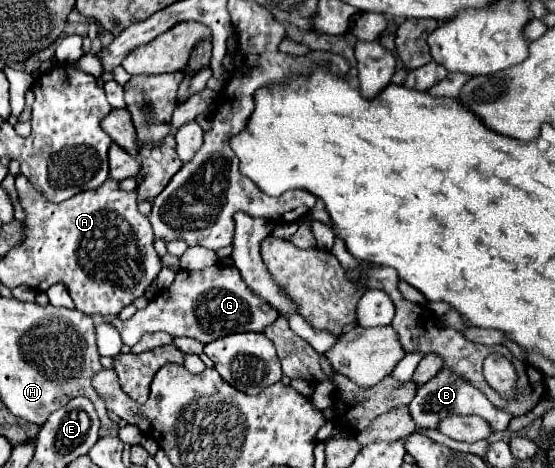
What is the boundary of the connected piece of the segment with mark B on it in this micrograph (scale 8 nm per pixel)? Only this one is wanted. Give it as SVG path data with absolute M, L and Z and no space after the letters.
M439 370L429 382L425 382L415 398L411 400L409 404L409 412L411 412L411 418L413 422L421 428L421 430L437 430L439 422L447 416L467 416L467 414L477 414L477 416L483 416L491 428L495 432L501 432L501 430L507 430L513 414L507 414L505 410L499 410L497 406L491 406L489 398L481 392L481 390L475 390L475 386L471 386L465 378L459 378L459 374L455 374L453 370Z

